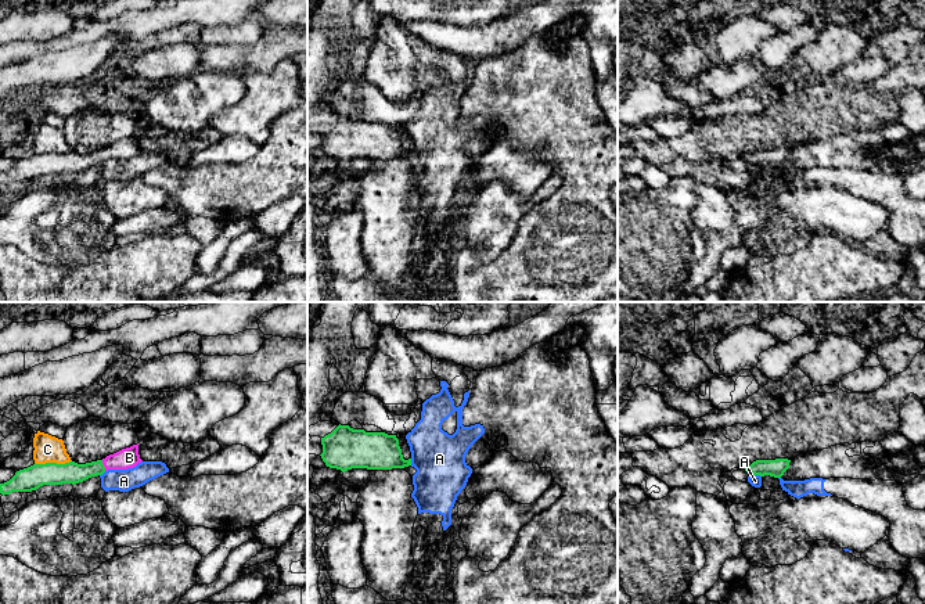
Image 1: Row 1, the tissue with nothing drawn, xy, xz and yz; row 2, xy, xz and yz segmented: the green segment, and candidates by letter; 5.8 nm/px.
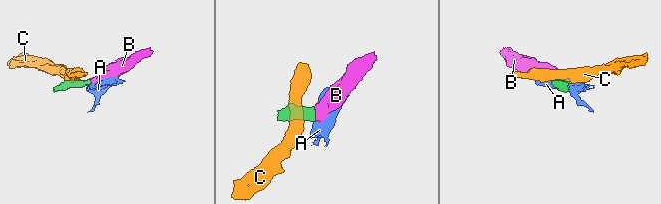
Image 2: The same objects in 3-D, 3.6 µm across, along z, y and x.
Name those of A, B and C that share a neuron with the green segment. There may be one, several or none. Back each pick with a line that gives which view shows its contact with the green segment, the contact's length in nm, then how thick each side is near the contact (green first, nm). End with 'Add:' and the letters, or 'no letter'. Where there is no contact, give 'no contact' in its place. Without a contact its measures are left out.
B: xy | 70 nm | 130/120 nm
Add: B

